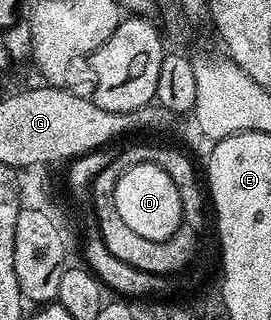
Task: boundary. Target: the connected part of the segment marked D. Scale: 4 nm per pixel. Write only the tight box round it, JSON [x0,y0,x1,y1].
[113,164,187,242]

